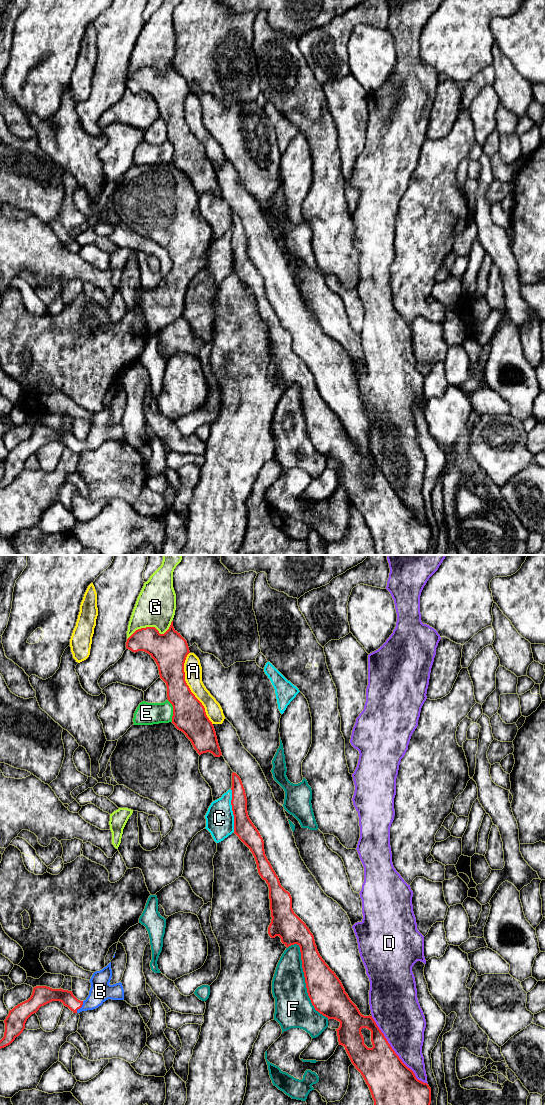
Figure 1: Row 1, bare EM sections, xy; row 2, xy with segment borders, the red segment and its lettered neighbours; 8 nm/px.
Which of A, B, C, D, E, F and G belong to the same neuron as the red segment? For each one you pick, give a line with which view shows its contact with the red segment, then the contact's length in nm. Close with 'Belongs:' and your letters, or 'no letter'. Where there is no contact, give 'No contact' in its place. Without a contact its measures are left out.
B: Touches red in xy. Shared border 110 nm
Belongs: B

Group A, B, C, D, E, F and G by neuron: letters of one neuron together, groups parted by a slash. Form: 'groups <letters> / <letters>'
groups A / B / C / D / E / F / G

